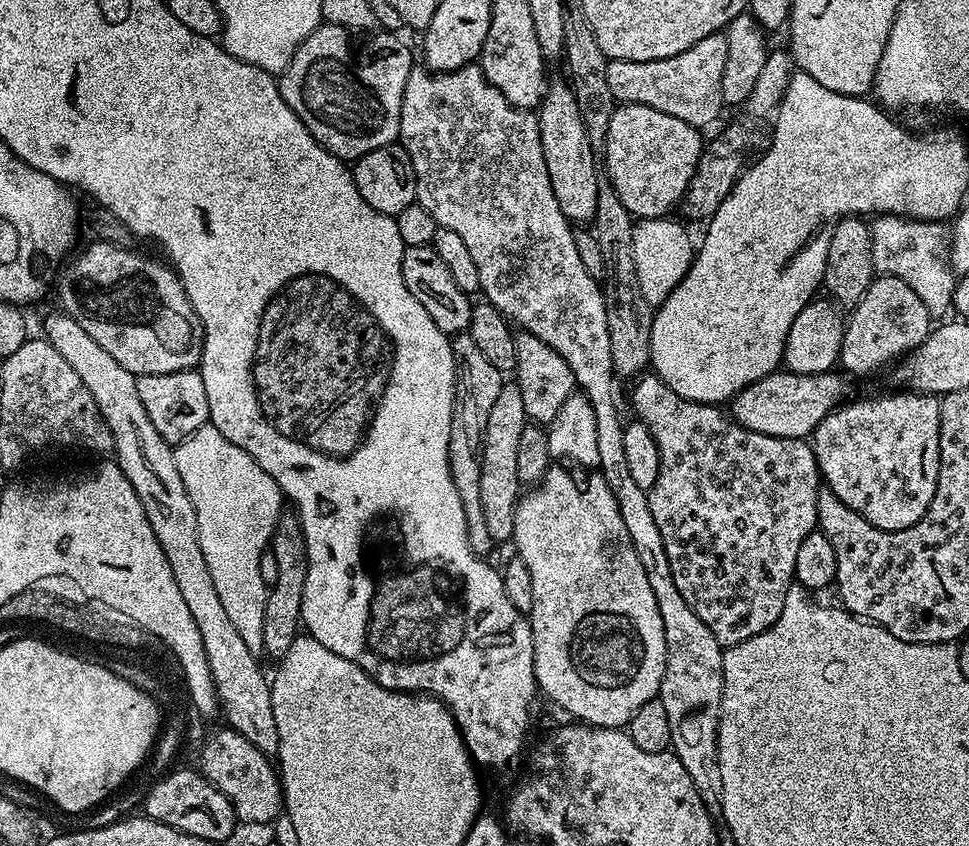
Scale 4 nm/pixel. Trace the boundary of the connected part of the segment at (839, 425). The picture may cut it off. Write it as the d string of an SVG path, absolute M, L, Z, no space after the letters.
M896 391L900 392L841 403L810 437L812 452L827 491L838 494L854 514L887 532L906 530L926 514L940 473L940 400L923 392Z

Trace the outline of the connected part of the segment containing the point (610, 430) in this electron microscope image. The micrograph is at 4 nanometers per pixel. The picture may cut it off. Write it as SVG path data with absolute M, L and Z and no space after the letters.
M424 66L413 67L412 73L408 75L406 90L402 94L402 110L400 111L400 134L398 143L410 154L410 162L414 166L416 175L416 203L421 204L430 215L436 220L437 225L446 230L454 230L458 238L462 238L462 243L470 249L470 255L474 258L474 266L478 266L478 282L480 283L480 292L487 303L501 312L517 329L529 332L534 338L542 338L546 346L558 350L562 358L566 358L566 366L576 379L576 388L583 395L588 397L590 406L594 406L594 423L598 426L598 472L604 477L604 481L614 494L618 502L618 510L622 514L622 522L626 530L630 533L630 542L634 542L634 550L638 550L638 558L650 578L650 590L654 590L654 602L658 602L658 614L662 614L662 630L666 630L666 670L662 678L660 695L658 699L662 702L662 707L666 709L666 715L670 717L670 738L672 739L671 751L680 759L682 766L686 766L686 774L690 774L690 782L698 790L706 810L713 818L720 816L720 763L718 762L718 730L720 729L720 707L722 706L722 686L724 685L724 671L722 662L724 661L724 648L710 634L710 626L686 606L686 598L678 594L678 586L674 586L674 574L670 574L670 562L666 558L666 546L662 542L662 534L658 534L658 526L654 523L654 514L650 510L648 493L645 488L638 486L634 478L630 478L630 469L626 462L626 449L624 444L625 421L620 421L620 412L616 409L616 400L612 397L612 380L614 373L612 370L612 359L610 358L610 332L606 326L606 308L604 306L604 293L601 285L586 272L582 261L578 258L578 251L575 246L574 228L570 221L562 214L562 206L558 206L558 198L554 198L554 186L550 186L550 174L546 174L546 158L542 154L542 142L540 141L540 122L537 113L532 110L516 108L510 101L496 89L494 85L484 76L483 70L479 66L469 66L459 68L453 72L433 72Z

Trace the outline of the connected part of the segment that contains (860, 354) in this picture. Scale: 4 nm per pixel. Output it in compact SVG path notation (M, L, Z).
M877 275L847 317L839 367L849 368L856 376L864 376L868 368L880 368L888 363L891 365L907 356L926 339L929 331L930 317L922 298L918 298L918 294L914 294L914 290L910 290L902 278Z

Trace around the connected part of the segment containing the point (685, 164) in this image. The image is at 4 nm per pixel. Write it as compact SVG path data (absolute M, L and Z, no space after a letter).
M620 104L619 106L613 107L612 117L610 118L610 126L606 130L606 138L602 145L602 168L608 171L606 176L607 183L614 186L614 190L618 194L618 198L622 198L622 206L626 206L626 210L634 218L642 220L653 220L659 216L667 217L668 212L672 207L679 205L683 201L684 197L688 194L688 188L692 185L692 179L696 173L696 167L698 166L698 158L701 152L704 151L706 144L702 139L700 141L701 133L694 126L690 126L686 122L682 122L682 118L674 118L670 114L662 114L662 110L654 110L650 106L642 106L641 104Z

